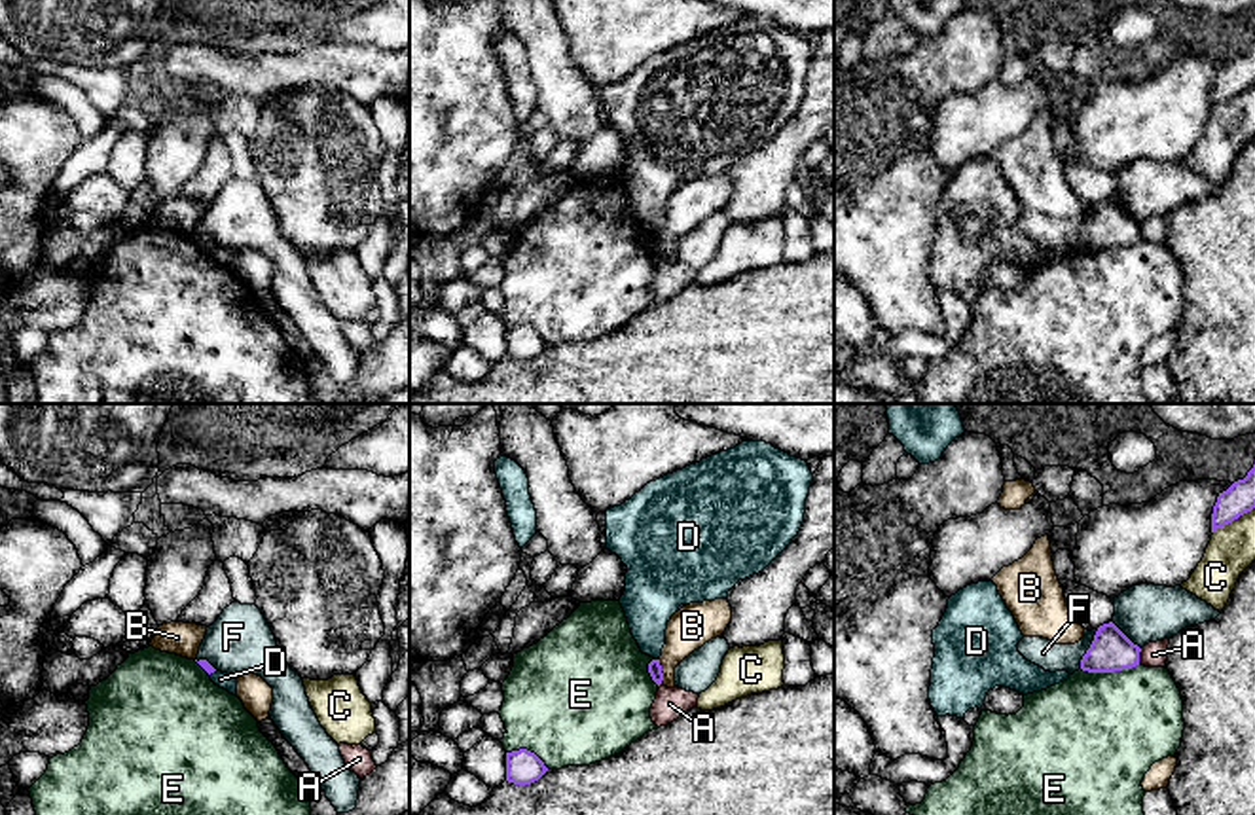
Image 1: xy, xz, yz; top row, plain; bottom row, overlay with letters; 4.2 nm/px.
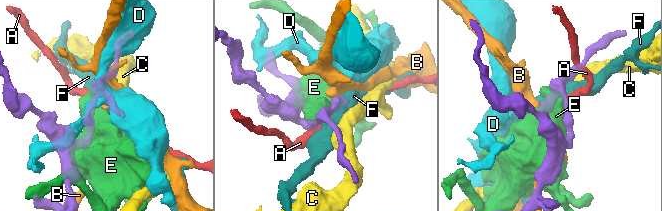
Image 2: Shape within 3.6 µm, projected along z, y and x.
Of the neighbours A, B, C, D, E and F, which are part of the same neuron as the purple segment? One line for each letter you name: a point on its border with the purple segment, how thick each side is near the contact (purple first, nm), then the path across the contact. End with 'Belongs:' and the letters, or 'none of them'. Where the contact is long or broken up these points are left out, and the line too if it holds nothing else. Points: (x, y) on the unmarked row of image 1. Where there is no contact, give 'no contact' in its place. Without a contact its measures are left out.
Belongs: none of them

